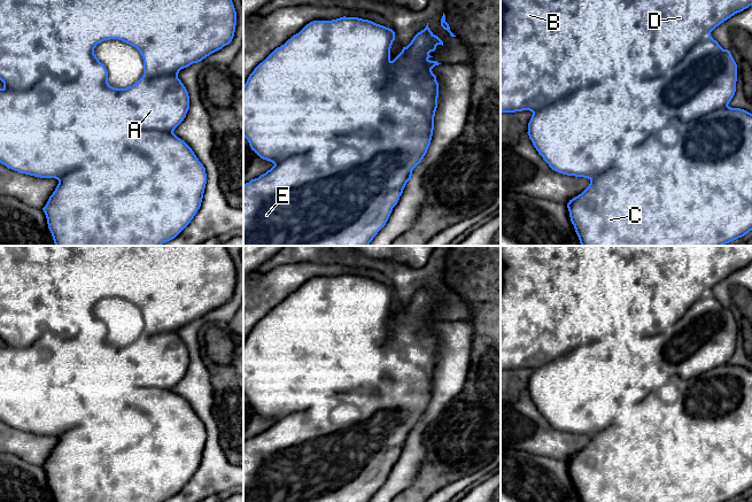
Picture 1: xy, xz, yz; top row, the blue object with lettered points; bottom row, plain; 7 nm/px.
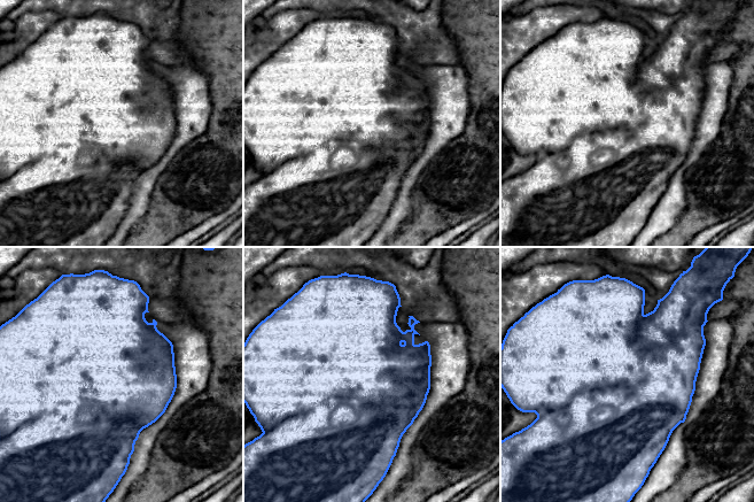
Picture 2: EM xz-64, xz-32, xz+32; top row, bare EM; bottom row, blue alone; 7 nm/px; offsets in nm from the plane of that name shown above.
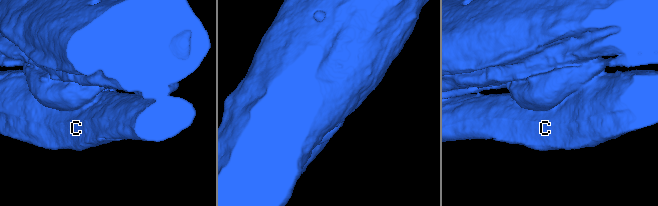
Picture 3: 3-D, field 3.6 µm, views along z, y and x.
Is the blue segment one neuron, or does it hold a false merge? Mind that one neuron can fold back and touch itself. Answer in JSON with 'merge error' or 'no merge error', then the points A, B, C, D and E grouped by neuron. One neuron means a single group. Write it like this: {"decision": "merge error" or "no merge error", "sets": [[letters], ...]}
{"decision": "merge error", "sets": [["A", "B", "D"], ["C", "E"]]}

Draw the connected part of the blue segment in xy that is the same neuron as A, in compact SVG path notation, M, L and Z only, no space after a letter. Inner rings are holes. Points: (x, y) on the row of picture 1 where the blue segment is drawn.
M0 0L0 80L3 83L3 87L0 88L0 163L20 173L40 178L60 179L69 171L77 169L79 167L80 159L86 156L83 149L85 146L83 134L85 132L107 132L109 130L156 130L160 132L173 132L175 129L184 121L189 109L189 95L186 87L178 78L179 71L193 63L201 62L210 54L228 45L234 37L235 25L237 11L232 0ZM110 39L118 39L135 47L144 59L144 76L132 86L127 86L125 88L116 88L110 86L108 83L108 71L104 64L101 63L94 54L94 48L98 44Z

